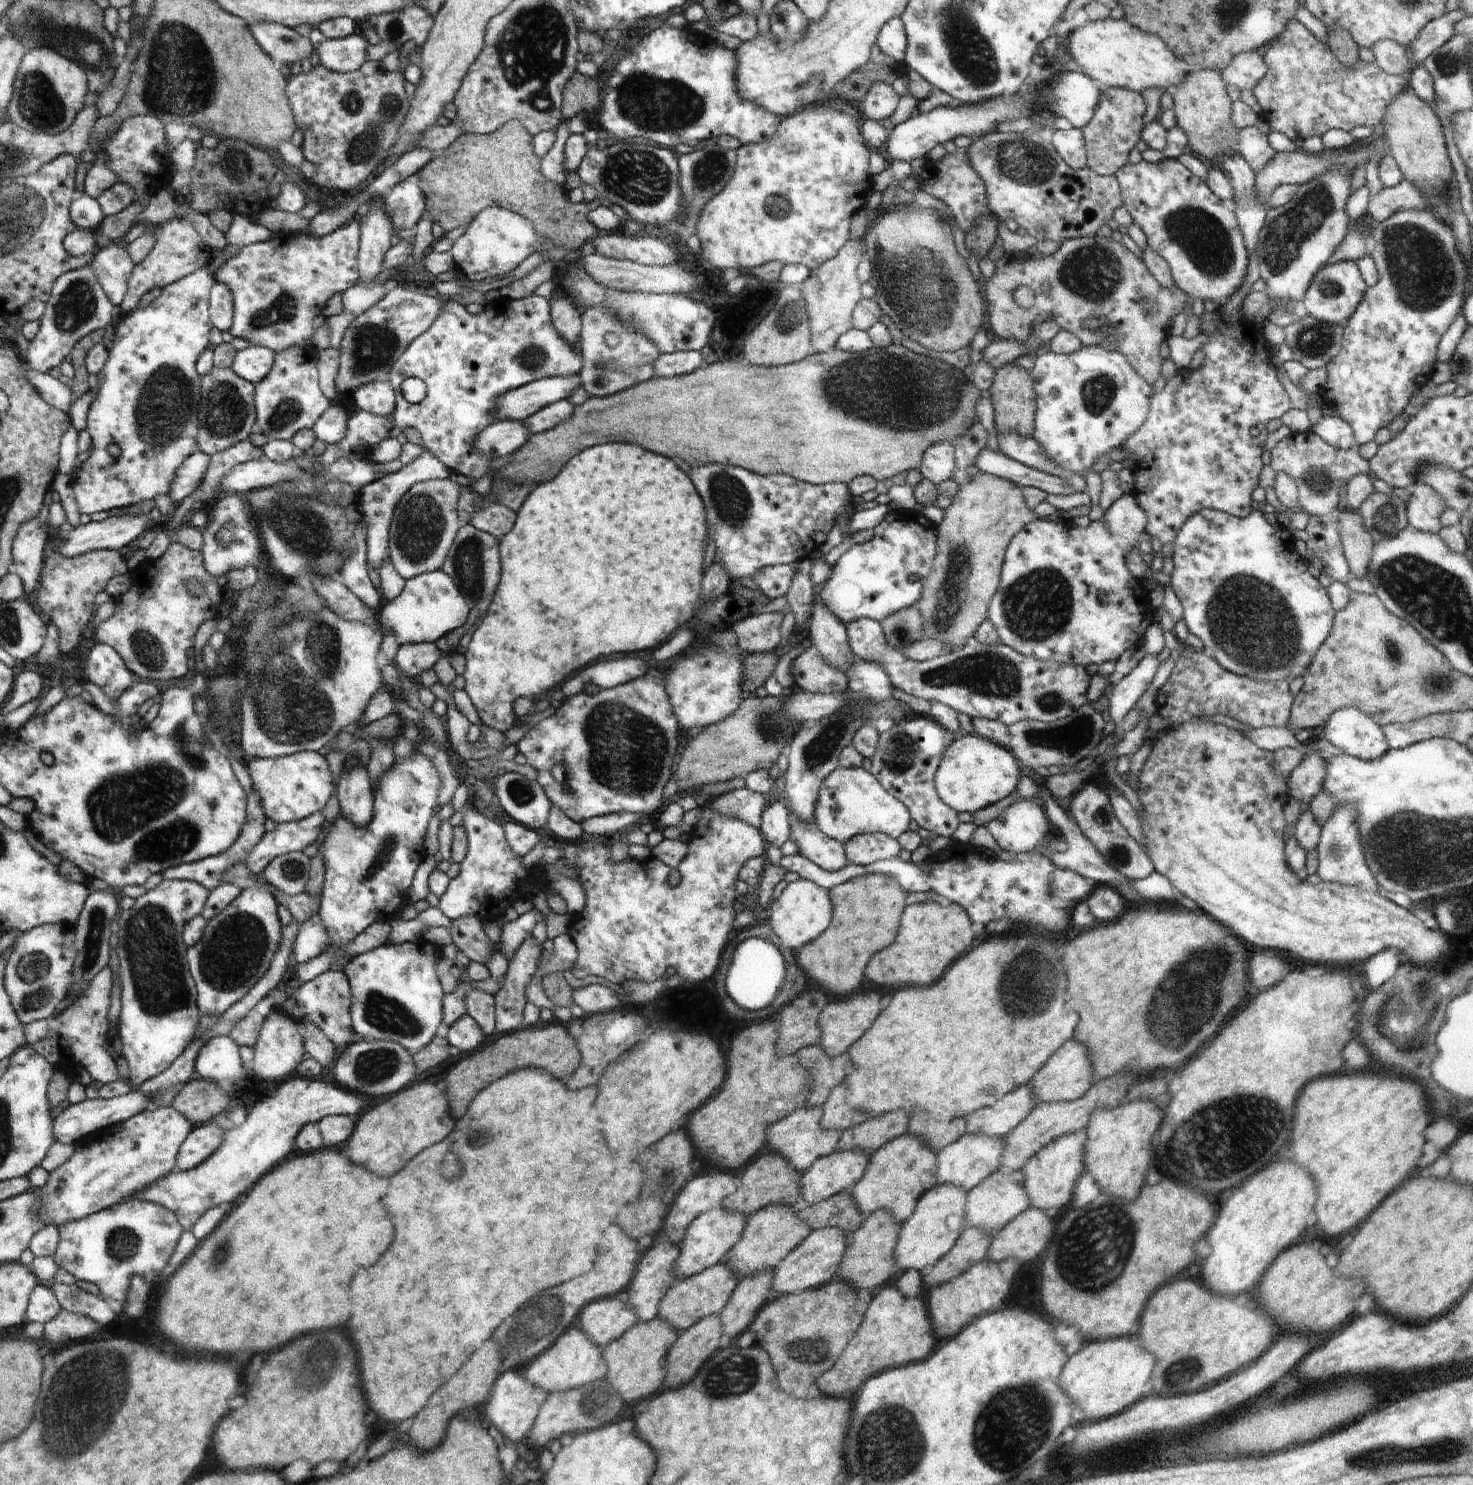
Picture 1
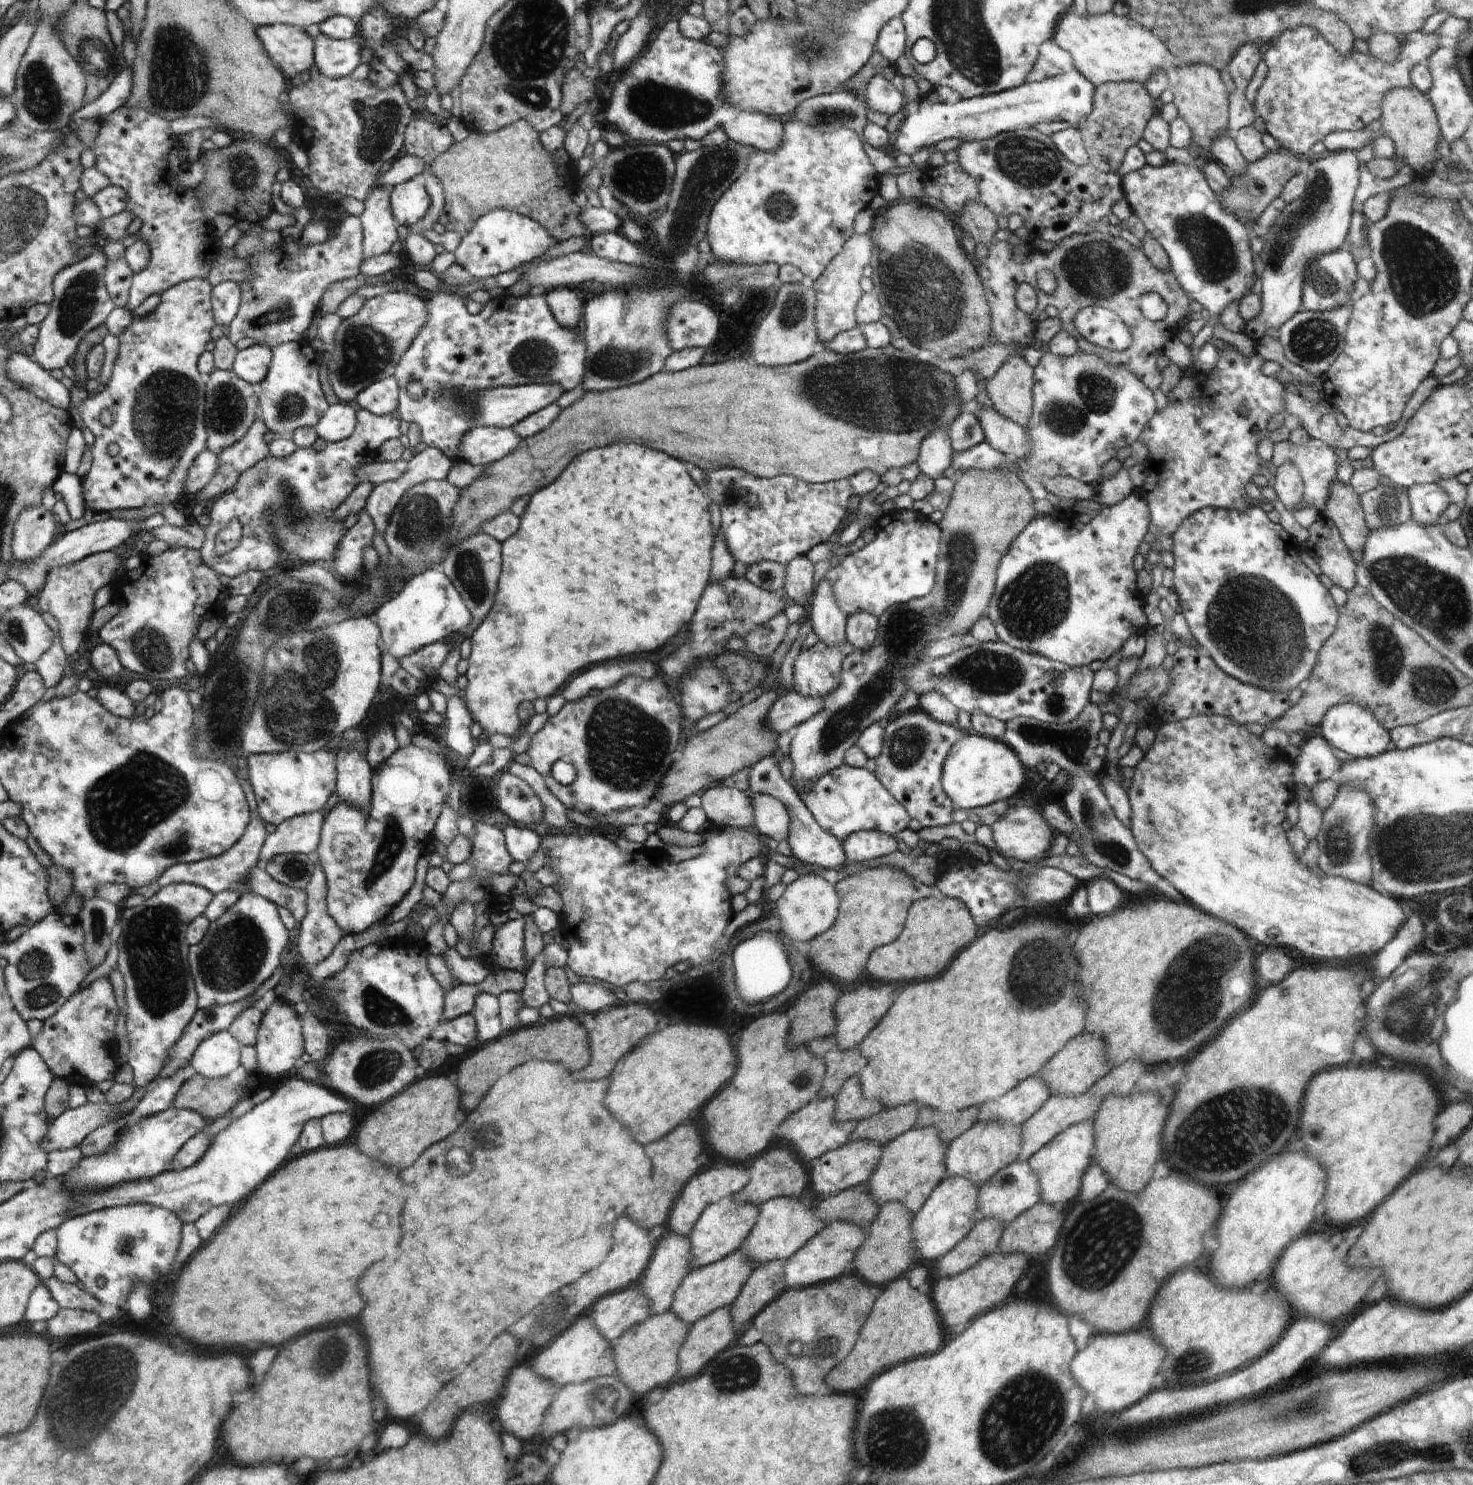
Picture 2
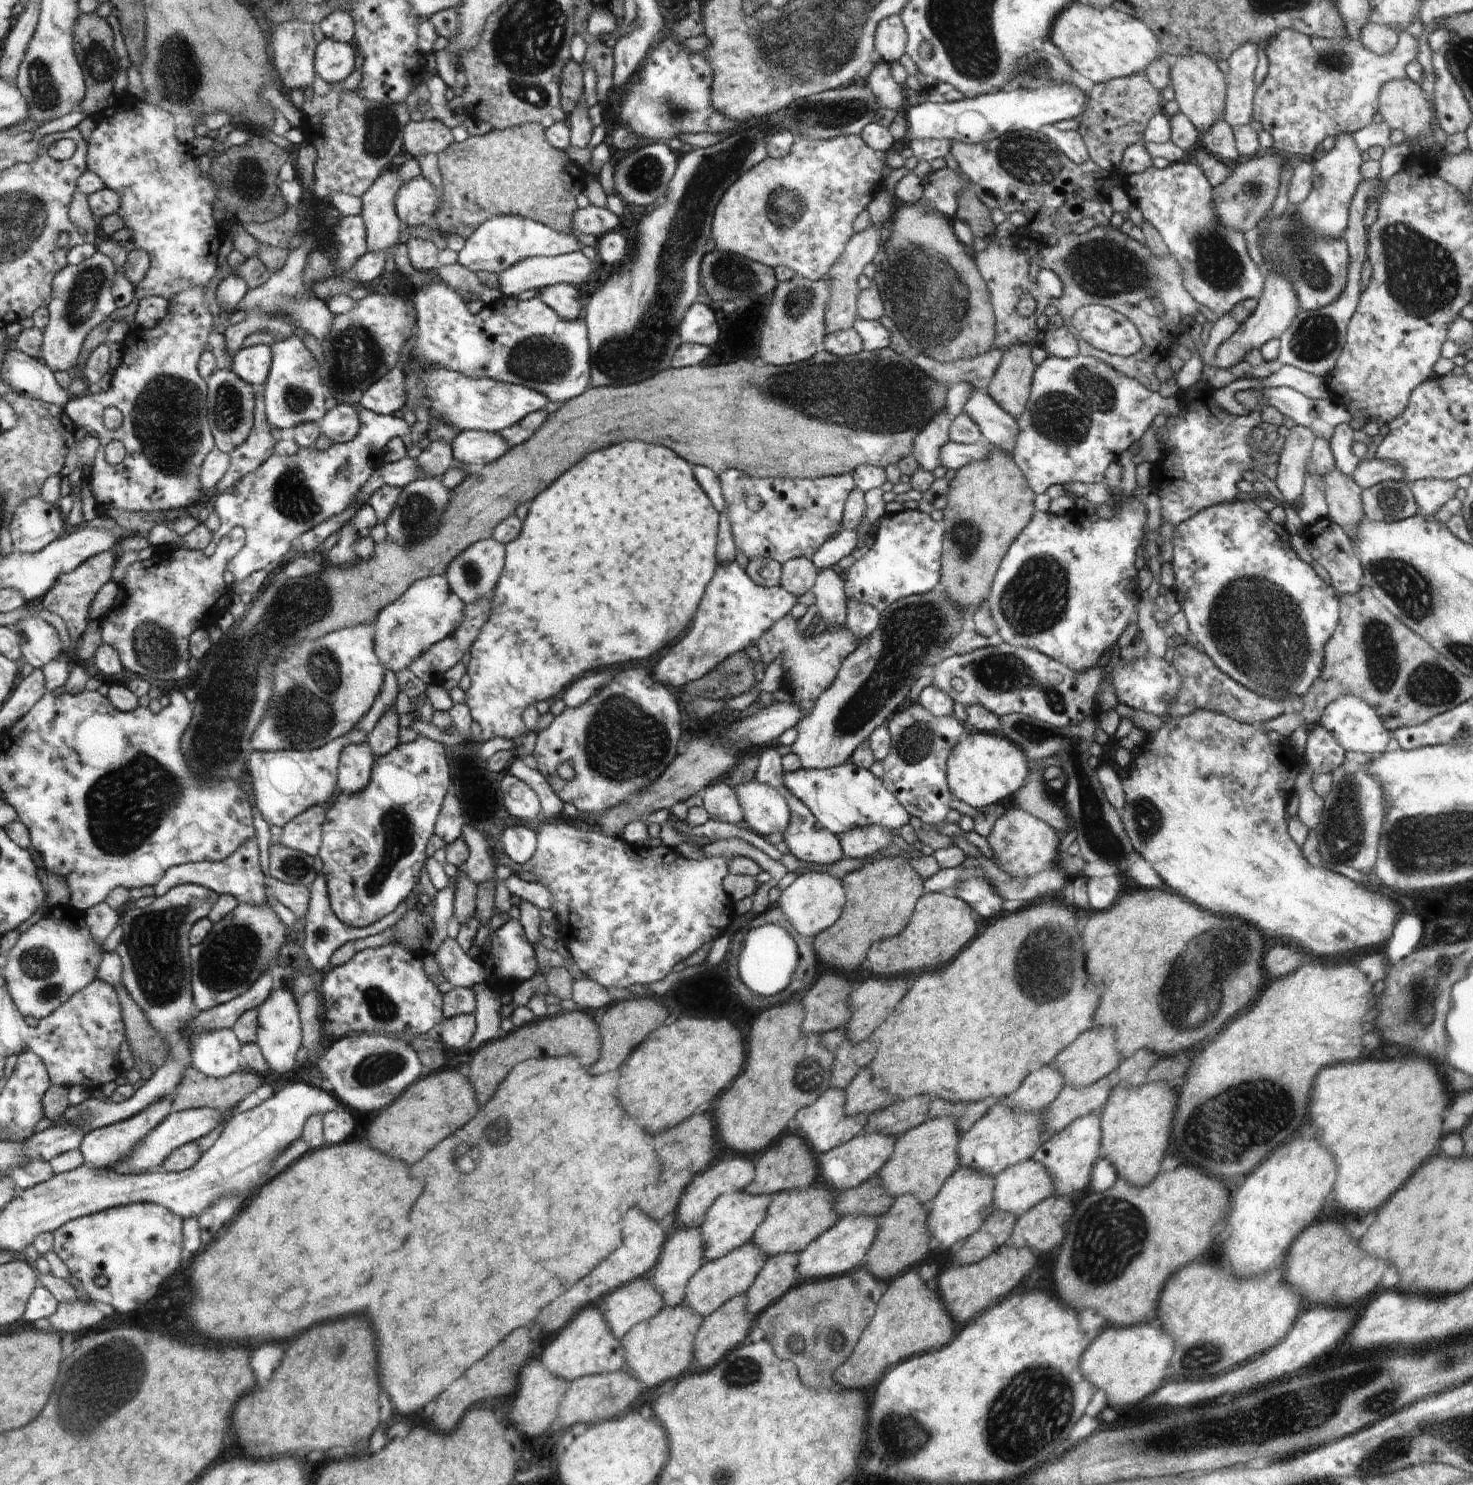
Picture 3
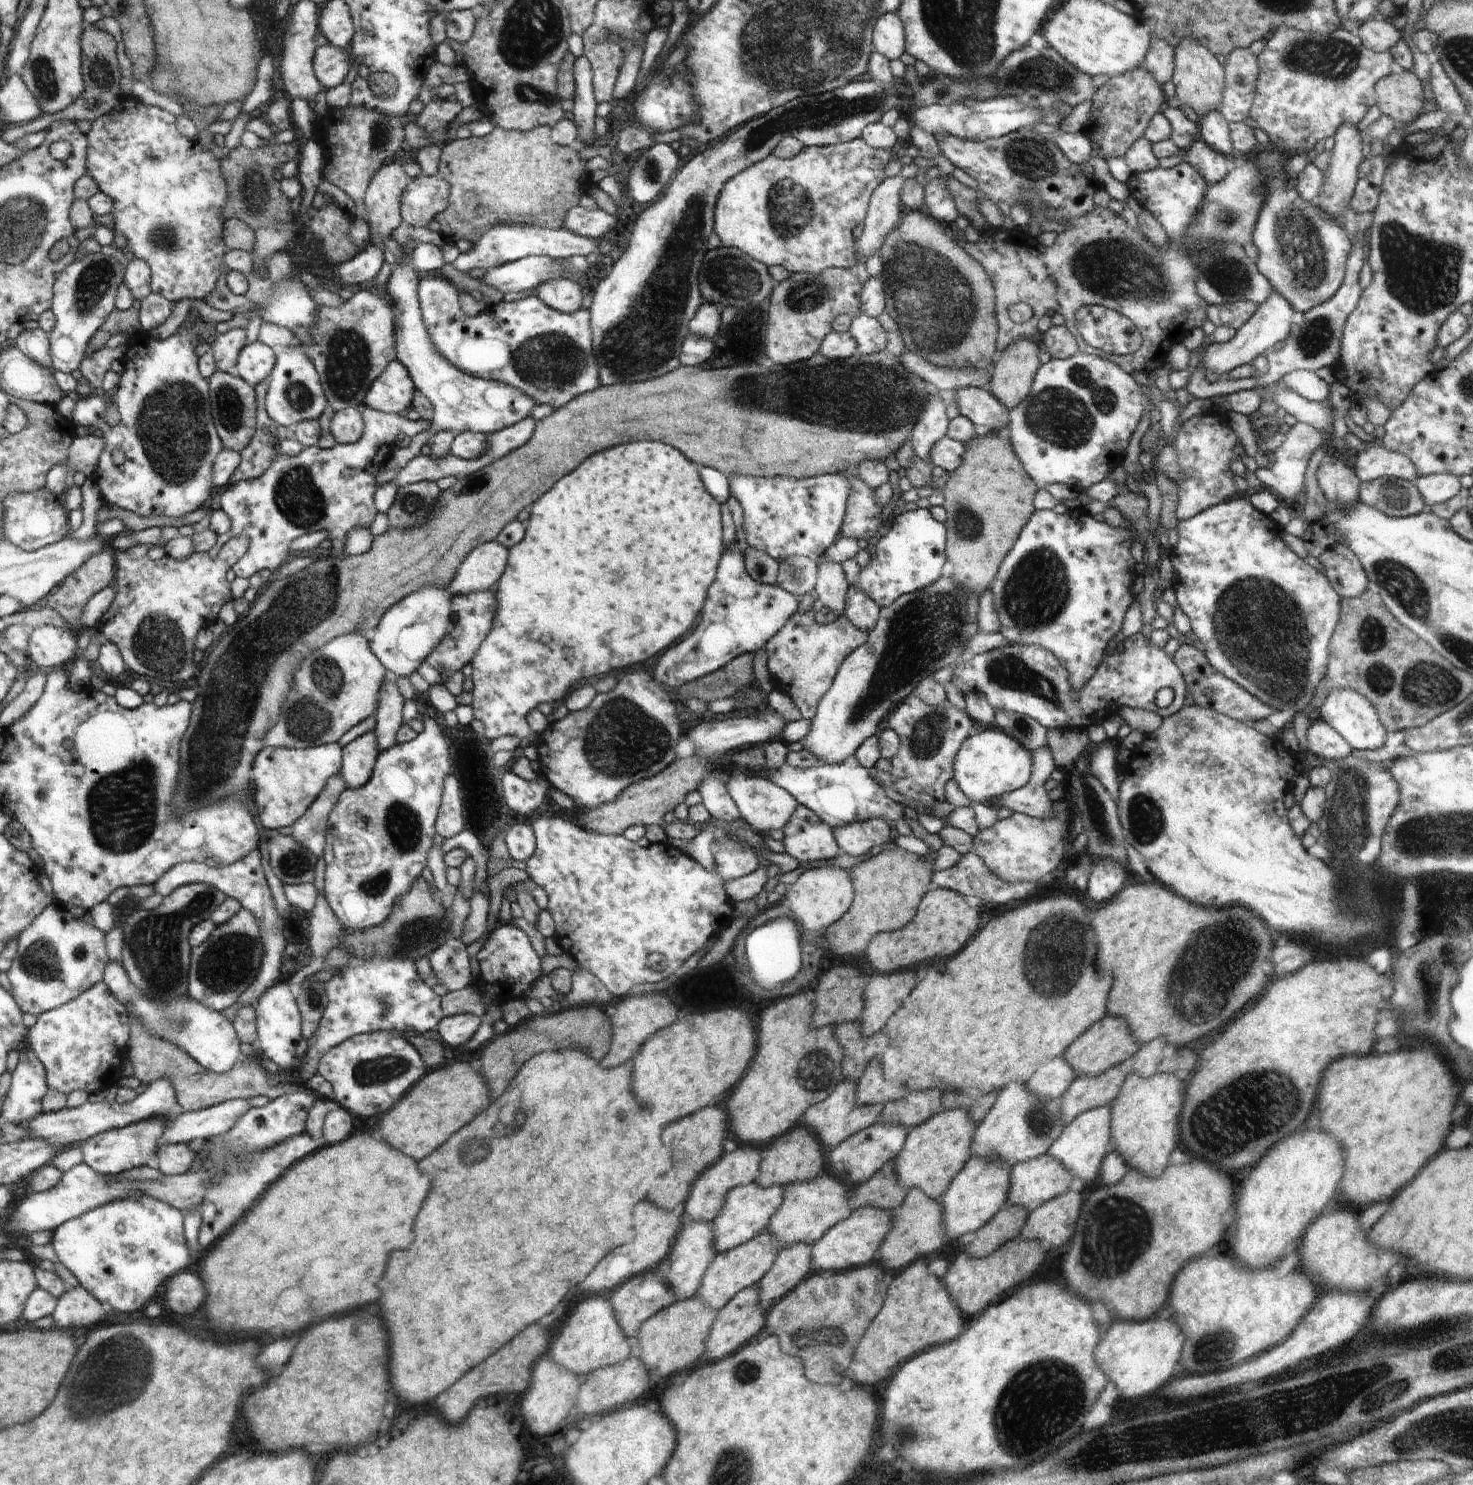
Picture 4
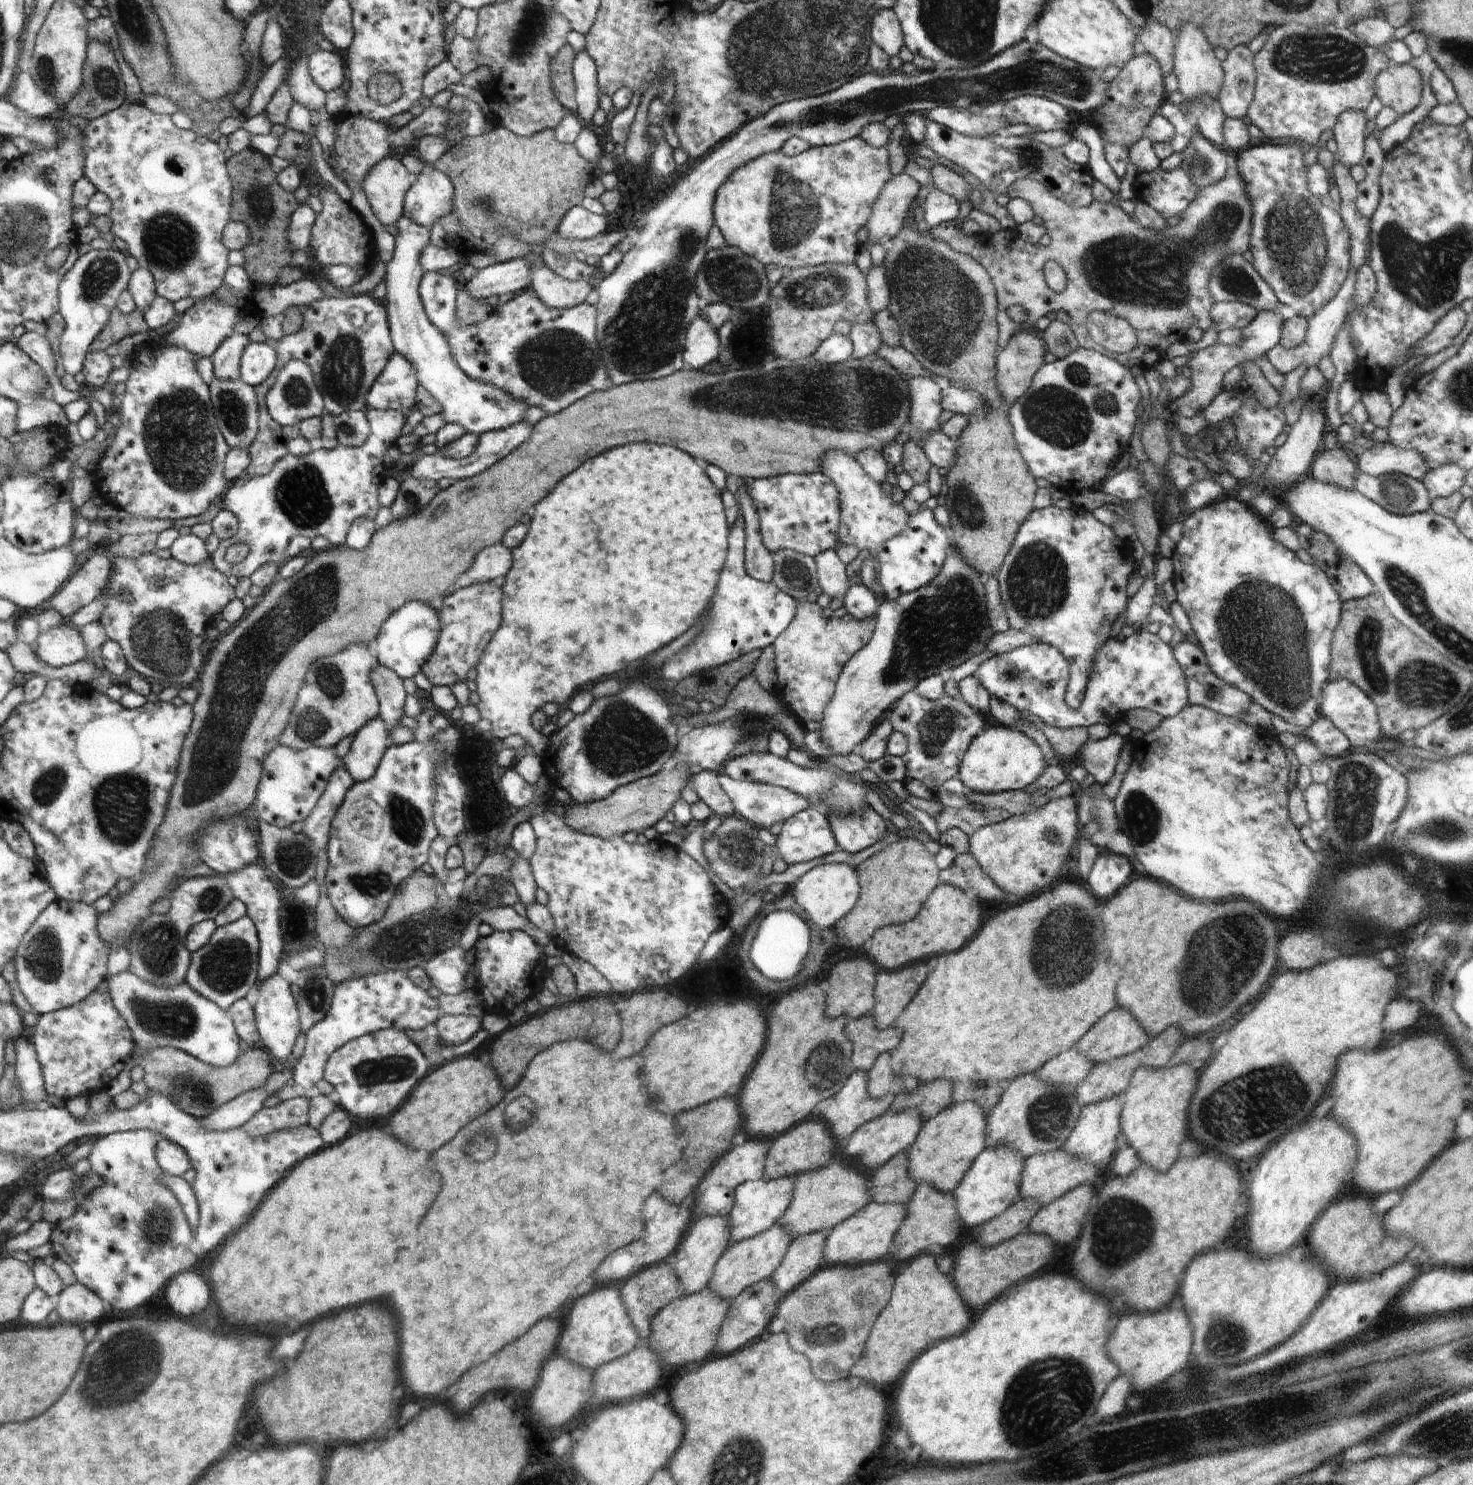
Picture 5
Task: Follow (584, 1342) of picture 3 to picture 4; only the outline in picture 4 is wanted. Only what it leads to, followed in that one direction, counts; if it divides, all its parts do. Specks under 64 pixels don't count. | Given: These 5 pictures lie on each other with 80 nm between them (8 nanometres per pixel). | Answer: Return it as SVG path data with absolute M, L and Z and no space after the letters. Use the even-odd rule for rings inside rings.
M592 1295L578 1302L576 1308L570 1312L560 1336L550 1348L548 1358L565 1369L585 1376L598 1369L621 1363L632 1354L633 1340L623 1331L609 1295Z

